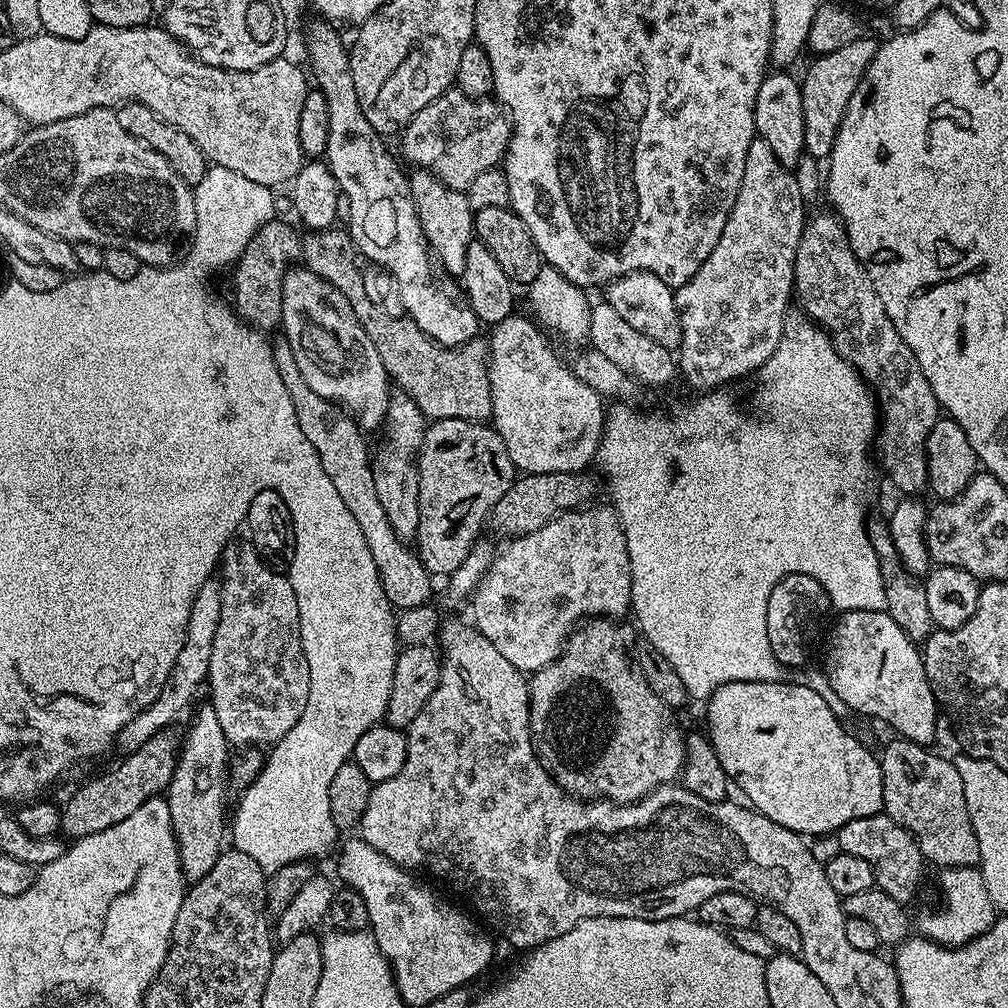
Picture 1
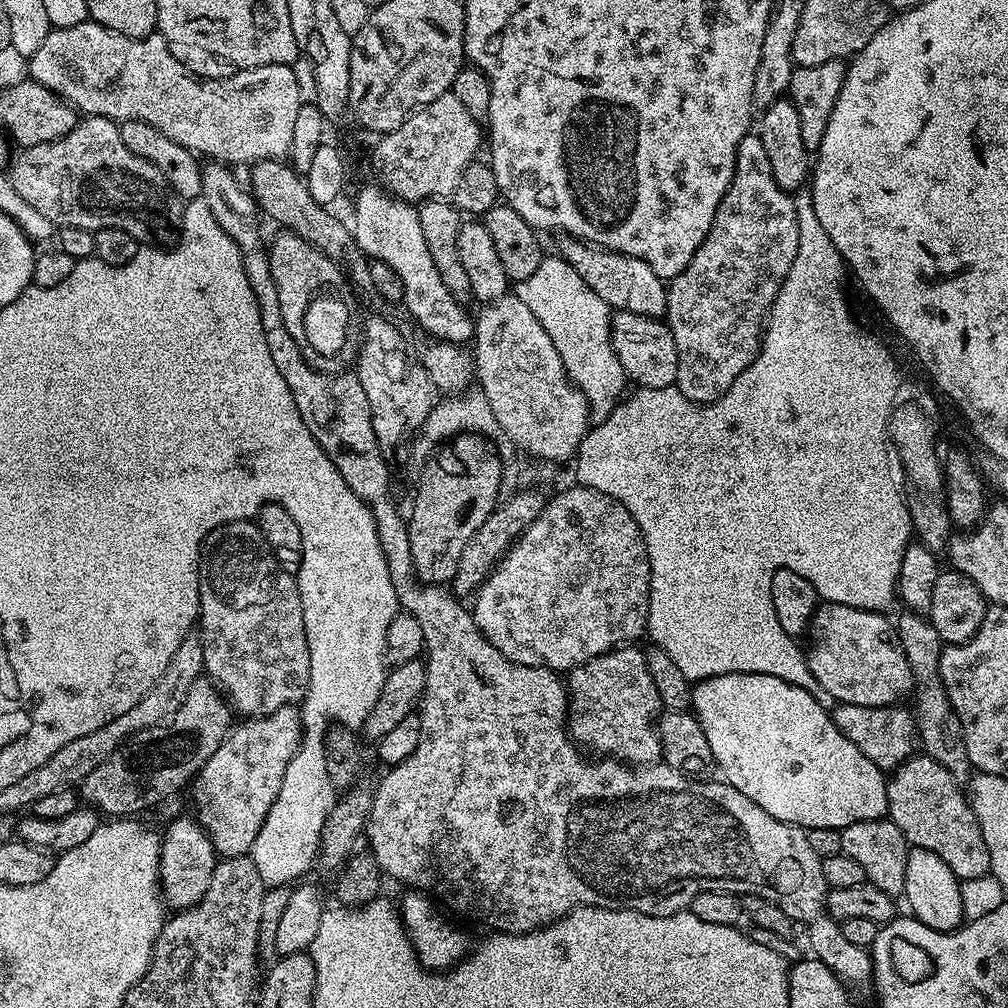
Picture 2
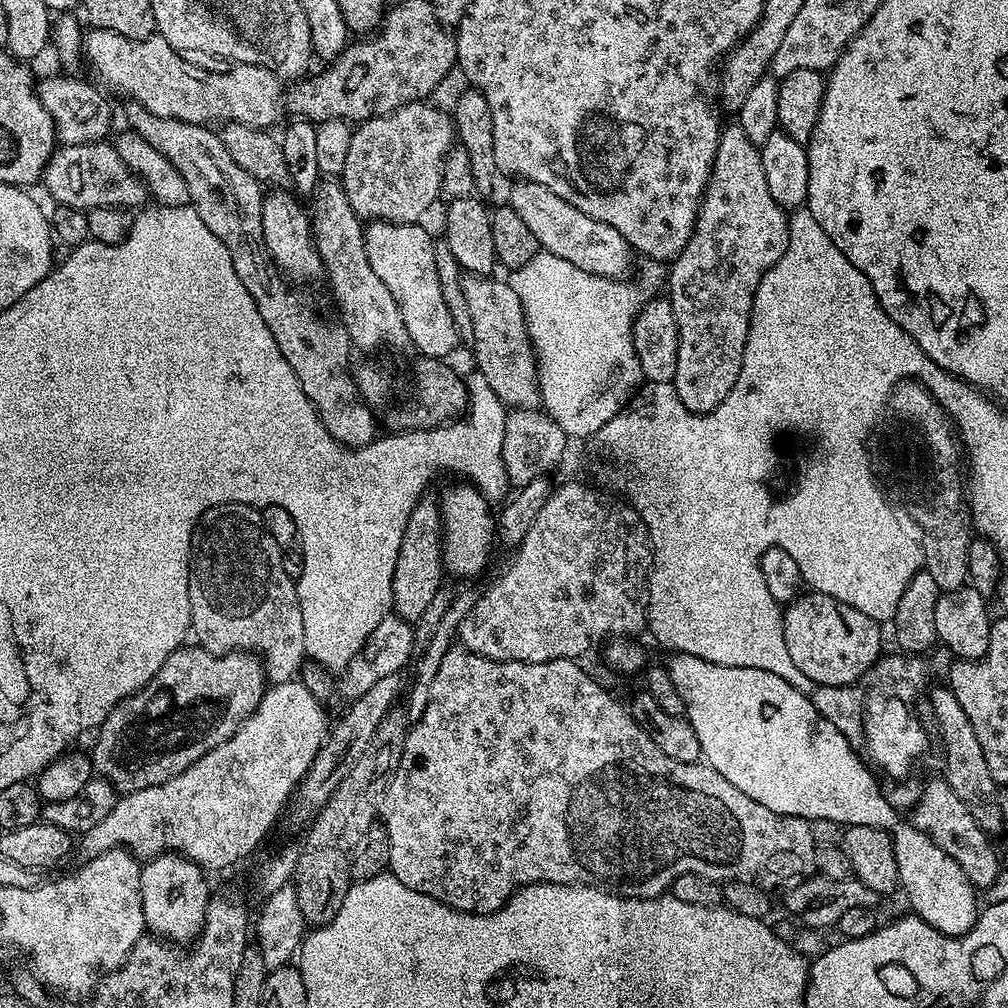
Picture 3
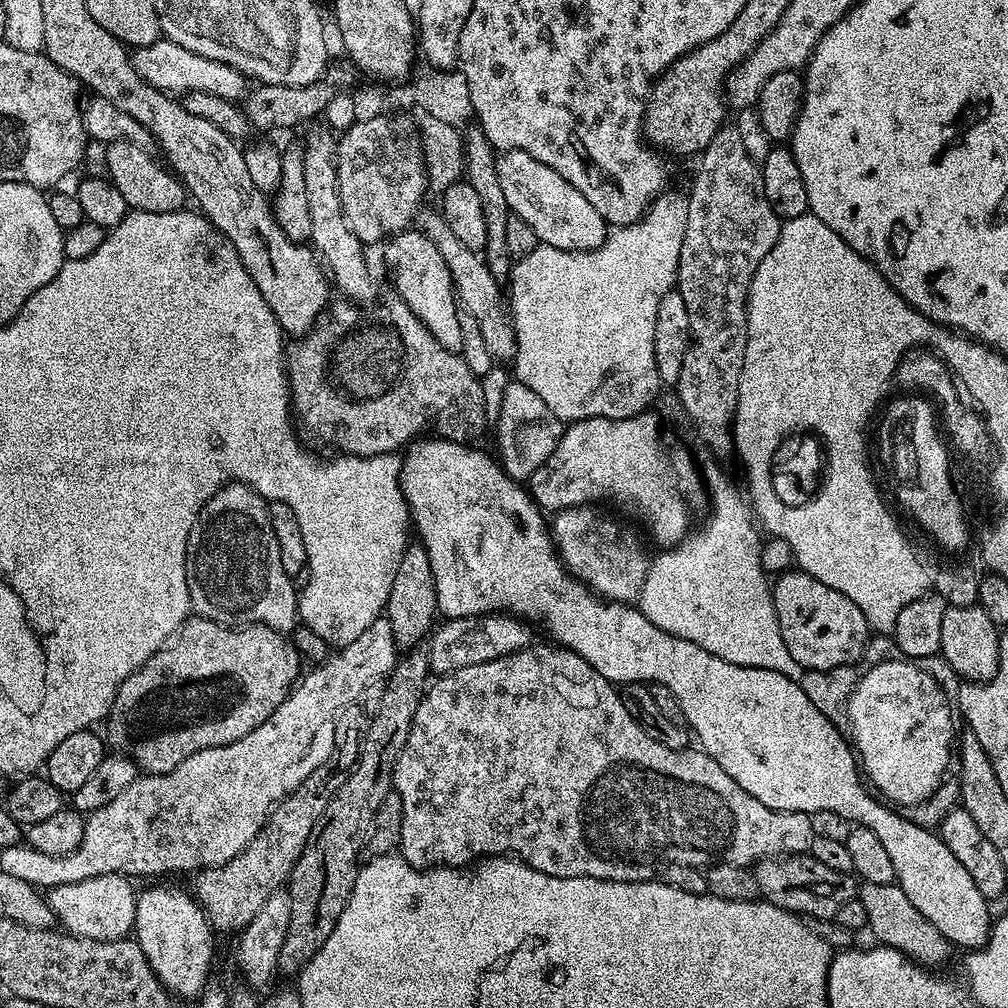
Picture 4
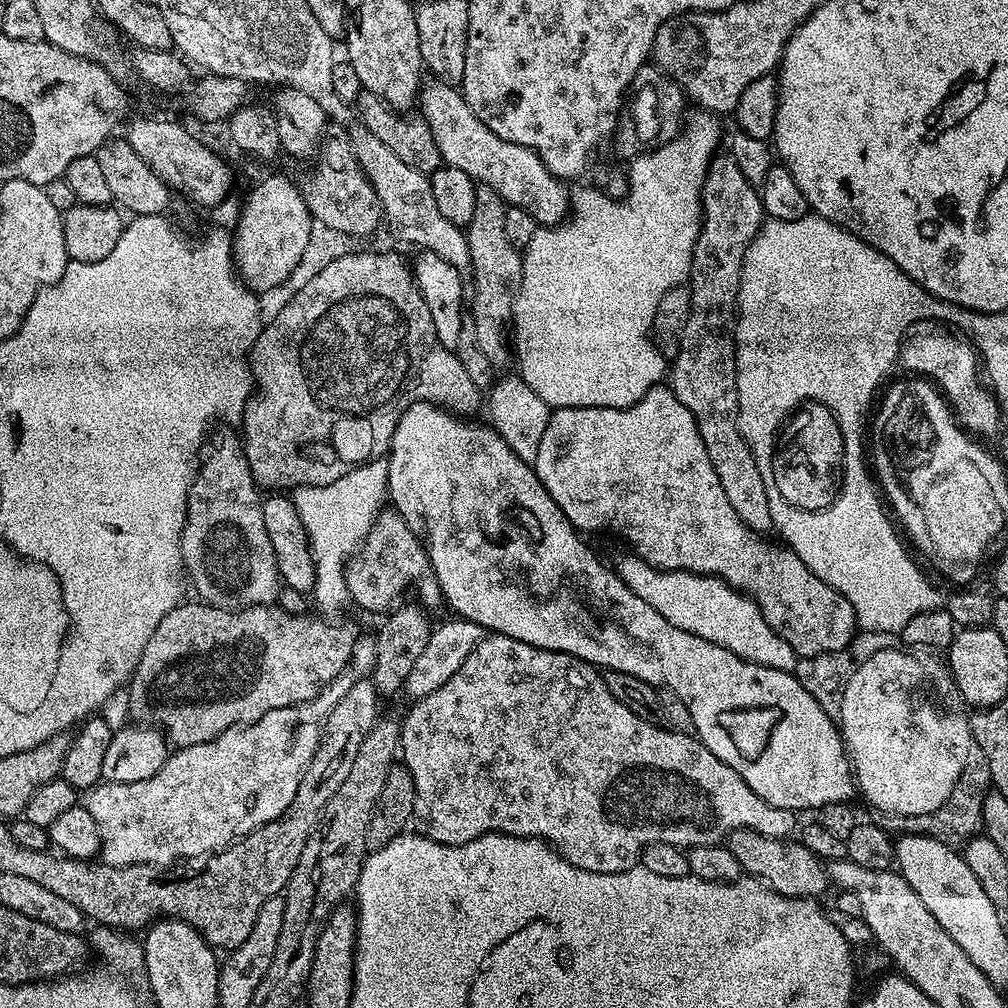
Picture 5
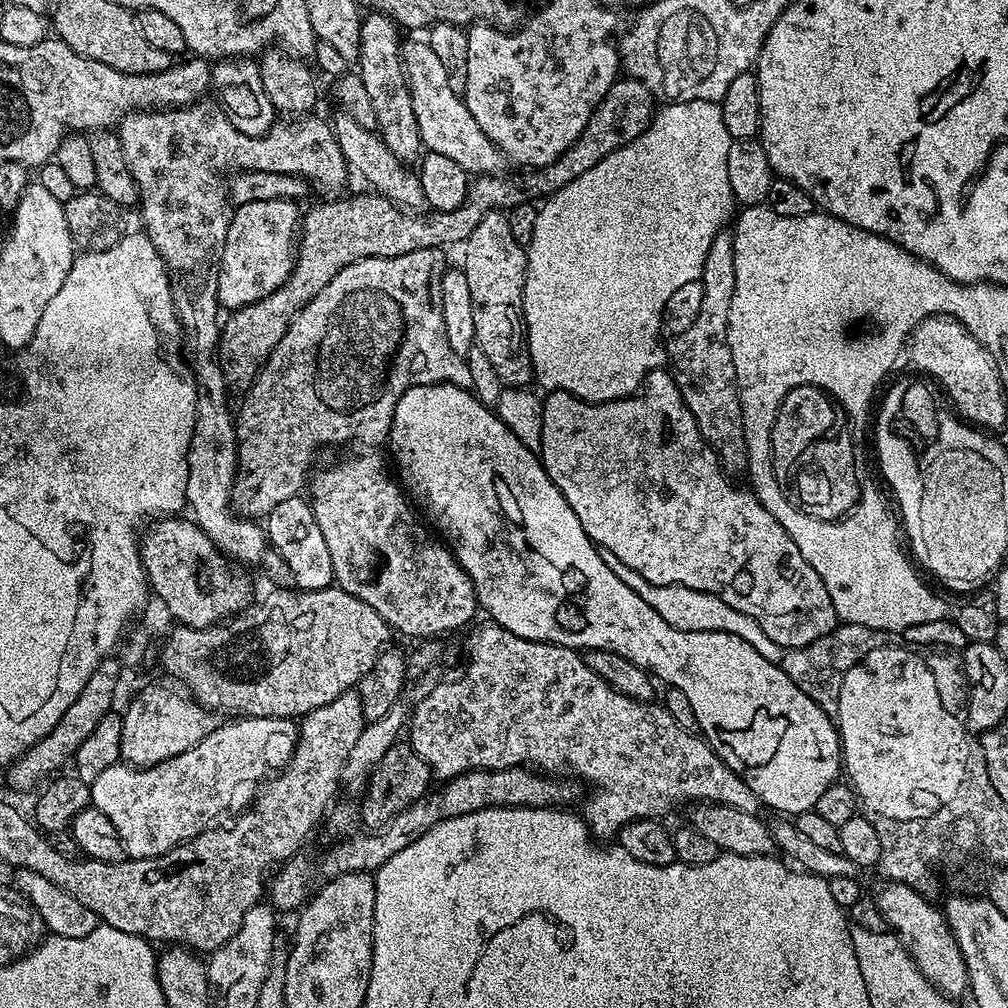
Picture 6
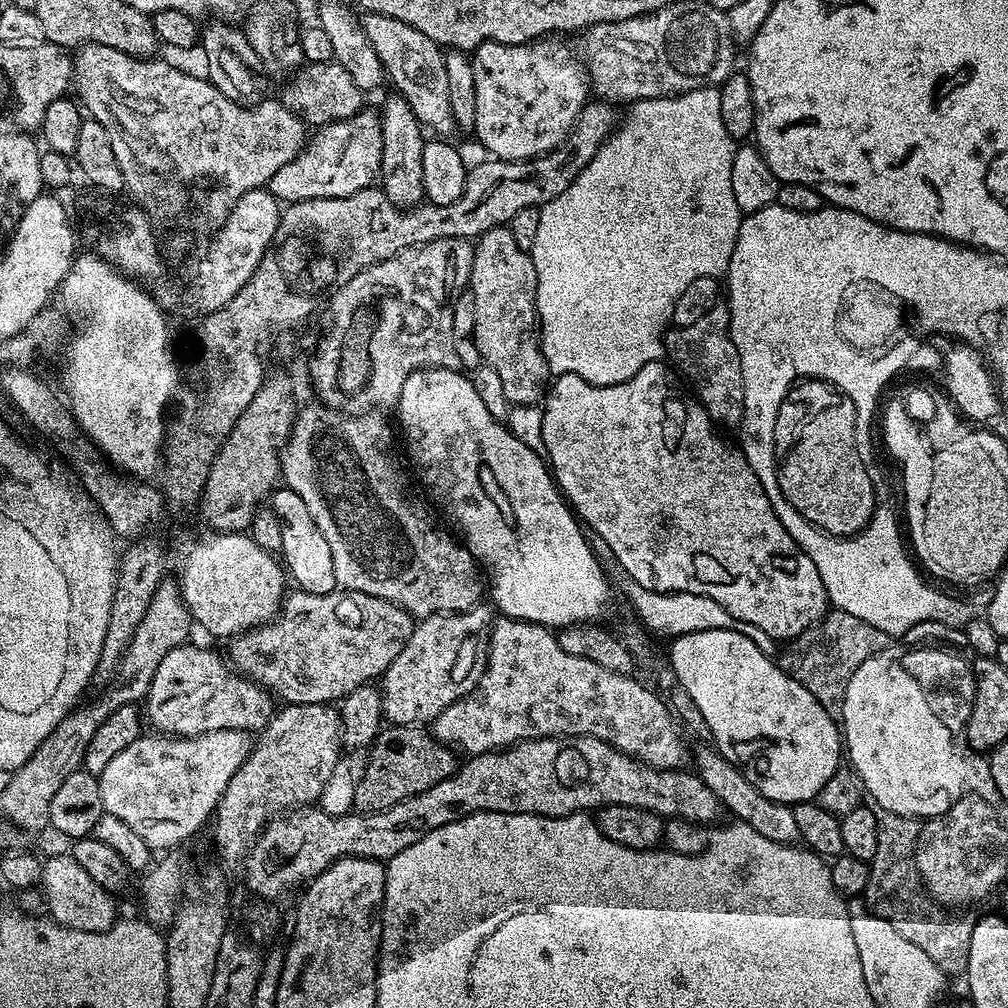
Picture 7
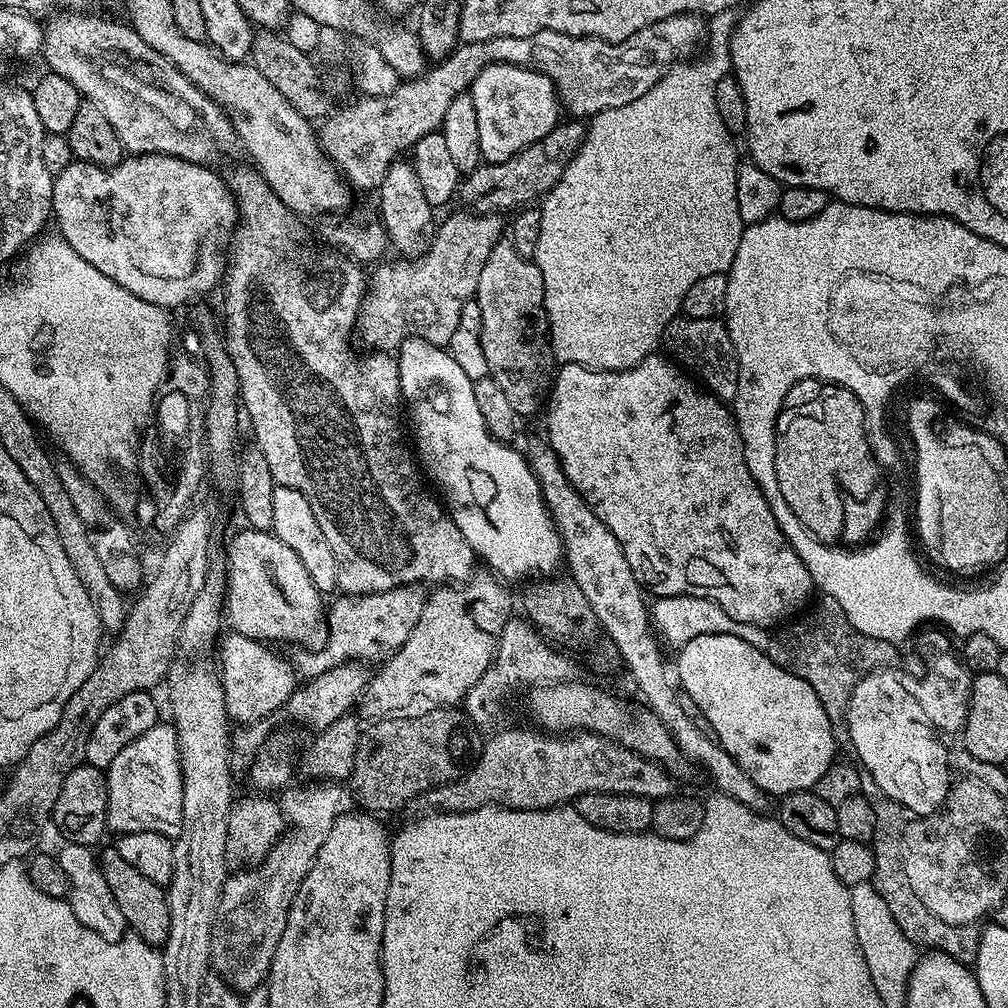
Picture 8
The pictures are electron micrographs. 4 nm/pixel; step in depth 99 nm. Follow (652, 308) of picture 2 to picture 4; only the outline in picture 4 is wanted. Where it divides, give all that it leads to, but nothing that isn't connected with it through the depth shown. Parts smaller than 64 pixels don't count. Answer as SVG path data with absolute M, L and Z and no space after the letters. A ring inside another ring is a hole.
M510 150L497 155L496 173L502 194L506 194L509 213L522 218L522 222L534 230L539 243L567 252L592 252L602 246L610 231L609 225L602 214L586 202L586 194L574 190L558 170L550 170L546 162L538 162L538 158L530 158L530 154L522 150Z

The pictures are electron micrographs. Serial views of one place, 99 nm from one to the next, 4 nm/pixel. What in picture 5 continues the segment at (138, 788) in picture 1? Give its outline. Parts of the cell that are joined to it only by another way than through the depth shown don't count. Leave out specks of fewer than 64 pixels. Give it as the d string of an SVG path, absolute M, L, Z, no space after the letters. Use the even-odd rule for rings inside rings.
M181 602L177 604L170 610L170 614L166 614L166 618L162 618L162 622L158 622L158 630L154 630L154 634L150 634L150 642L146 642L146 650L142 650L140 660L132 672L132 679L126 688L128 700L132 703L132 716L136 719L133 721L159 728L164 733L169 745L175 746L177 749L210 742L226 730L254 723L258 718L262 718L262 714L266 714L270 710L278 710L291 704L306 702L318 695L330 682L334 682L334 678L343 674L352 663L352 652L356 649L358 639L358 633L352 624L332 624L336 622L329 622L319 615L316 615L317 617L312 616L313 614L299 616L287 613L284 608L275 603L259 604L253 608L241 608L239 612L231 612L225 608L214 608L211 604L203 602L195 603Z

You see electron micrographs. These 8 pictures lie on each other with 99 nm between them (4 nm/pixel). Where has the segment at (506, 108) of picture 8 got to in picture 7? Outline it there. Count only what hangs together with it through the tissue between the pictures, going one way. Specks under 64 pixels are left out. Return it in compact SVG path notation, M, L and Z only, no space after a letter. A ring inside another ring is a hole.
M541 38L535 42L526 44L499 44L493 40L487 40L480 44L471 53L472 69L474 70L474 94L478 98L478 110L476 111L476 127L474 136L480 139L480 144L485 148L485 153L491 154L498 160L533 160L535 156L544 156L550 150L554 150L566 138L566 134L574 126L578 114L584 109L585 104L590 100L590 81L588 73L581 61L563 60L564 52L551 44L551 39Z

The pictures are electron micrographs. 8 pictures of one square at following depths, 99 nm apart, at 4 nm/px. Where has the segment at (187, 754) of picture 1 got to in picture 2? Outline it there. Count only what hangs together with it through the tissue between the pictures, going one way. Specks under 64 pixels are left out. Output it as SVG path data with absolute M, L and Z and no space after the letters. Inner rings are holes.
M189 816L170 821L168 829L163 829L160 841L160 894L165 905L172 910L193 908L199 904L218 863L218 853L208 831L200 825L199 819Z

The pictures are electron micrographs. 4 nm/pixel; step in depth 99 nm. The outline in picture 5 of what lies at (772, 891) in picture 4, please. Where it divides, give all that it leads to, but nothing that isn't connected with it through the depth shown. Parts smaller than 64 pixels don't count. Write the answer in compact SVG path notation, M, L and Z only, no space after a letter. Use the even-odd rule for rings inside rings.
M749 828L734 830L726 838L726 846L738 858L741 869L749 877L761 880L778 894L790 898L820 898L830 888L828 870L825 863L796 838L777 838L758 834Z

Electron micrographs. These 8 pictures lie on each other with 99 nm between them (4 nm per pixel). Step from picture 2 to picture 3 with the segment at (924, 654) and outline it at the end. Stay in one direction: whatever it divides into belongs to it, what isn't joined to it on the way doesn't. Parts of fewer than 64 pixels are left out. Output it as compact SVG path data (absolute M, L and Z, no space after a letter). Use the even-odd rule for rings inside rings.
M941 686L928 696L928 708L932 711L932 720L940 731L940 744L944 747L944 772L942 779L962 798L962 803L970 814L974 814L974 822L982 826L989 834L997 834L1004 828L1006 817L1002 814L1001 789L998 787L994 774L990 774L990 766L986 766L986 754L982 754L982 745L974 735L974 726L970 726L970 718L966 718L966 710L954 698L951 688Z

